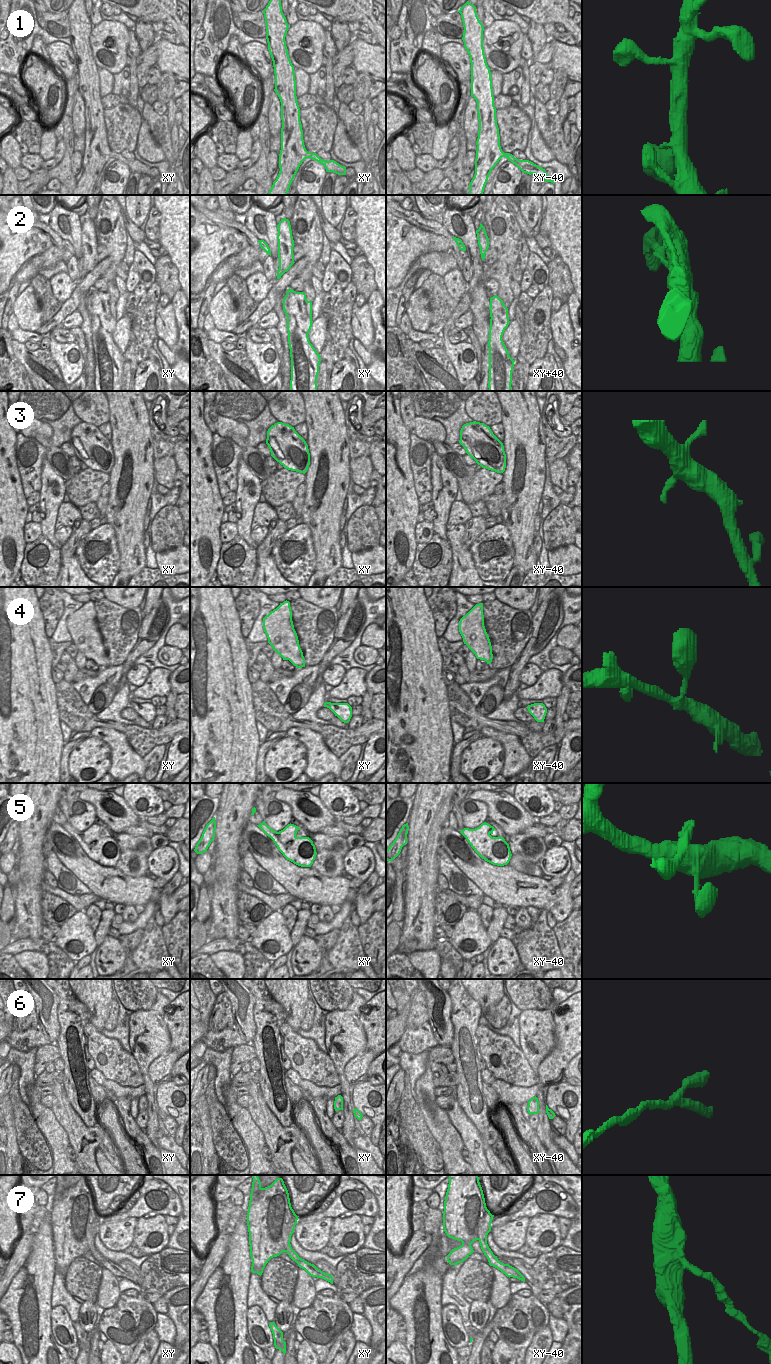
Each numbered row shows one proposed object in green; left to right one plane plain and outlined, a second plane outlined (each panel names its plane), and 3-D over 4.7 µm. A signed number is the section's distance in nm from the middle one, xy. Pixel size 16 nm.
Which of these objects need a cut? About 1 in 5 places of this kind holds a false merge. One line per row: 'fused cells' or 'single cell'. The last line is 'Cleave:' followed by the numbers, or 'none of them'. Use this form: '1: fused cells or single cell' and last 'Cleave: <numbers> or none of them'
1: single cell
2: single cell
3: single cell
4: single cell
5: single cell
6: single cell
7: fused cells
Cleave: 7

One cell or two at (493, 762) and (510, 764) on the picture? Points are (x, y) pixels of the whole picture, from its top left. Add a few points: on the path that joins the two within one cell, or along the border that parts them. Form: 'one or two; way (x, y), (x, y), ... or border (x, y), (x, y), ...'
two; border (497, 740), (504, 752), (501, 772)

